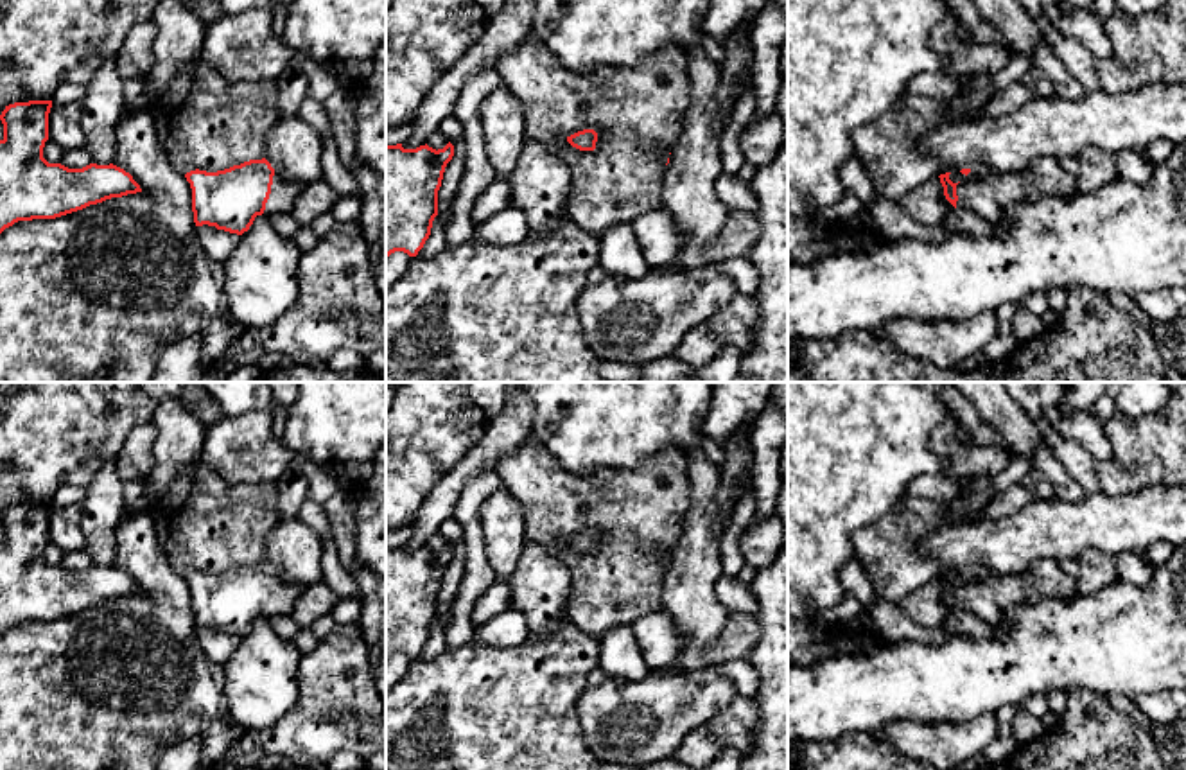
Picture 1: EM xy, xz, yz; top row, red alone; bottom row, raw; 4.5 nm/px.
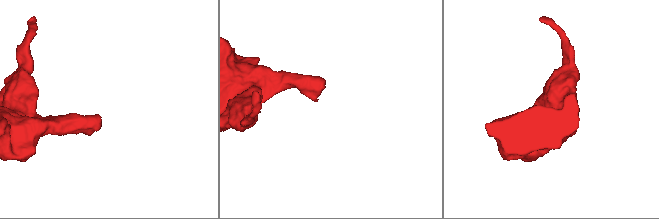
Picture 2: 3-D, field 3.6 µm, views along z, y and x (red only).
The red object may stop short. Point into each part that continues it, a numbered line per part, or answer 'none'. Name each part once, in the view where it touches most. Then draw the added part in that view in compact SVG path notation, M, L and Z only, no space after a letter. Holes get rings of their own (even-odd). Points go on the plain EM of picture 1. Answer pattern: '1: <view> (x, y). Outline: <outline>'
1: xy (284, 594). Outline: M271 565L271 569L275 578L264 617L289 616L305 587L285 582L282 569L276 565Z

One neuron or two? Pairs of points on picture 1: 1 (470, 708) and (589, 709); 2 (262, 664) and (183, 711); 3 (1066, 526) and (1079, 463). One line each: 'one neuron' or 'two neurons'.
1: two neurons
2: two neurons
3: two neurons

